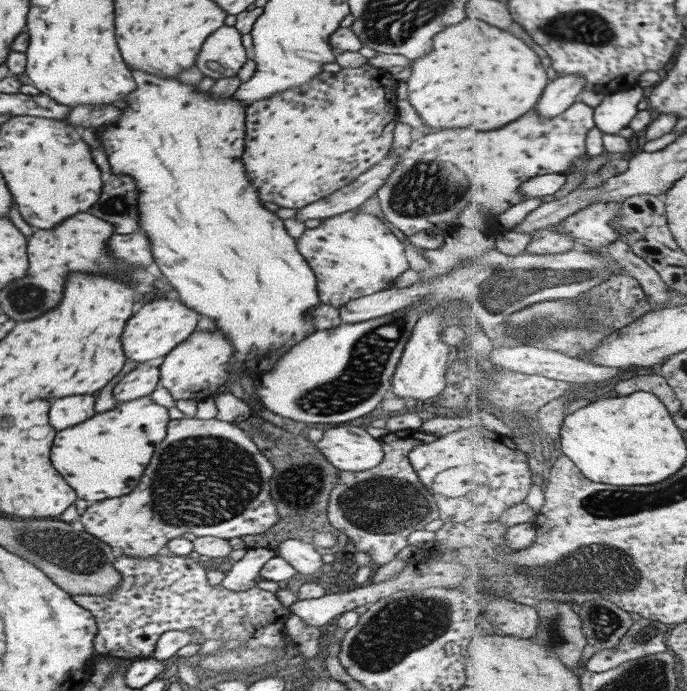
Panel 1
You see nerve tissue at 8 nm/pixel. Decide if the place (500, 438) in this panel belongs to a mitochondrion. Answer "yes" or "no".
no

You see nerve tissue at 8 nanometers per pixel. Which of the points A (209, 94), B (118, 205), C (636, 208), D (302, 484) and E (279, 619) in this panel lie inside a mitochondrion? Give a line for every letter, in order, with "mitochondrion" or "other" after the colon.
A: other
B: mitochondrion
C: other
D: mitochondrion
E: other

